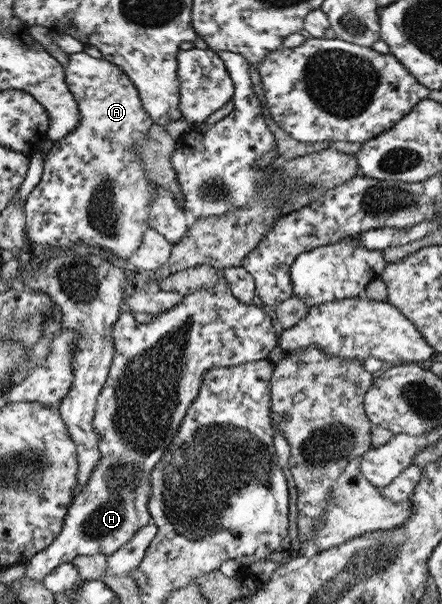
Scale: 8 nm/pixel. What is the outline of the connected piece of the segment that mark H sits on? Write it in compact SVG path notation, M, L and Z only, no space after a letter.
M218 270L218 274L219 279L217 279L215 286L184 296L183 301L181 301L179 305L167 310L167 312L156 315L149 324L138 324L135 322L134 315L131 312L120 313L119 321L111 330L111 340L113 340L113 346L115 346L115 353L113 353L113 362L110 366L109 378L105 381L105 385L103 385L97 397L97 408L95 416L93 417L93 428L100 436L98 449L101 453L101 460L99 460L97 466L95 466L95 470L91 472L91 478L89 478L87 486L80 489L80 492L71 500L67 514L65 514L62 531L56 536L55 541L47 549L33 556L33 558L29 560L29 563L25 564L25 578L33 579L41 583L43 578L45 578L51 570L54 570L61 564L72 563L73 558L77 556L94 556L95 554L101 554L104 557L109 557L121 546L124 546L133 537L135 531L140 530L143 526L152 522L148 508L149 497L151 497L151 471L153 471L153 467L157 465L163 453L167 451L167 446L169 446L171 440L175 438L175 434L177 434L177 430L179 430L179 426L181 426L181 422L187 410L189 410L189 406L191 406L193 400L197 398L204 374L208 370L211 370L211 368L217 366L237 366L239 364L245 364L245 362L267 359L273 347L278 345L277 330L275 326L273 326L273 321L275 321L273 315L270 314L264 306L260 307L254 303L245 304L239 301L231 292L227 279L223 277L223 272Z

